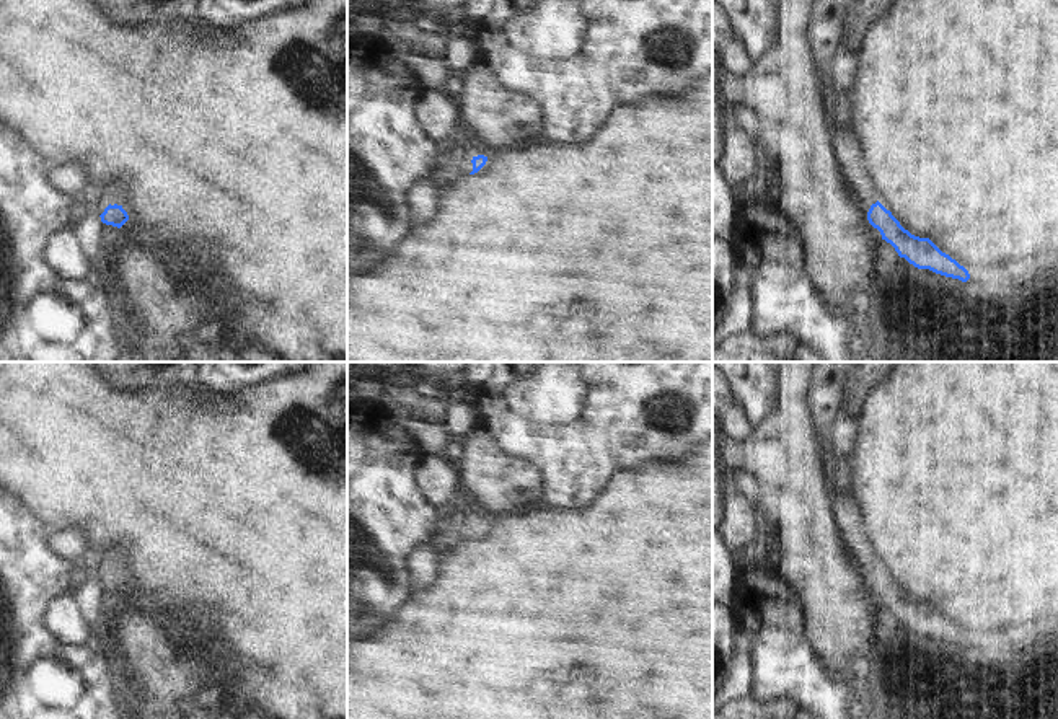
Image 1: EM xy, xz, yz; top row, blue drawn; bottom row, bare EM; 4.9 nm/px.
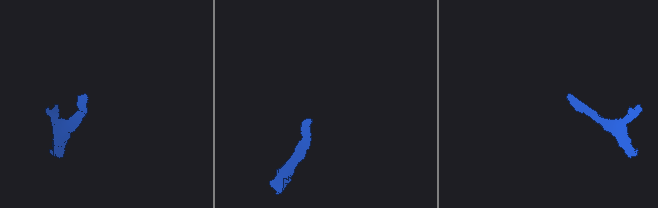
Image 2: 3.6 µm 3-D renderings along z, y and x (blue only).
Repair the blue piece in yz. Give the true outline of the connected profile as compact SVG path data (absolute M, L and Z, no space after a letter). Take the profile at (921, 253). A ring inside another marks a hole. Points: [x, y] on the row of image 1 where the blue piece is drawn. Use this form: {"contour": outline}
{"contour": "M813 0L809 15L807 41L831 127L831 147L838 168L854 199L871 205L869 223L877 228L882 240L890 243L900 258L918 269L967 282L968 271L949 254L942 253L929 238L919 238L905 230L900 222L875 197L867 163L854 126L843 122L838 116L836 91L833 88L835 57L841 51L840 41L844 16L854 0Z"}

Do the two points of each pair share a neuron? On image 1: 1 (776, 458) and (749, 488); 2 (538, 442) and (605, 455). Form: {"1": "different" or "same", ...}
{"1": "different", "2": "same"}

